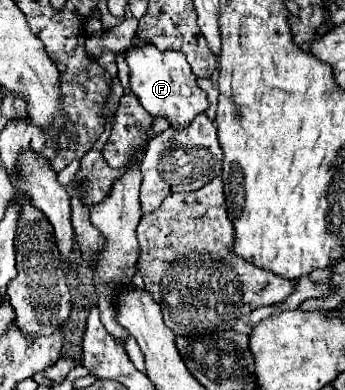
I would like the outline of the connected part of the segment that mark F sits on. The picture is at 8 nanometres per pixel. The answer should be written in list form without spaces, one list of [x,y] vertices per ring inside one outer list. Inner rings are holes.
[[[143,44],[137,50],[129,50],[125,54],[125,60],[131,68],[129,80],[131,80],[131,92],[139,98],[141,106],[151,116],[167,118],[171,128],[183,130],[197,114],[203,114],[209,108],[207,94],[197,86],[197,76],[191,72],[191,66],[187,64],[185,56],[175,50],[157,50],[151,44]]]

